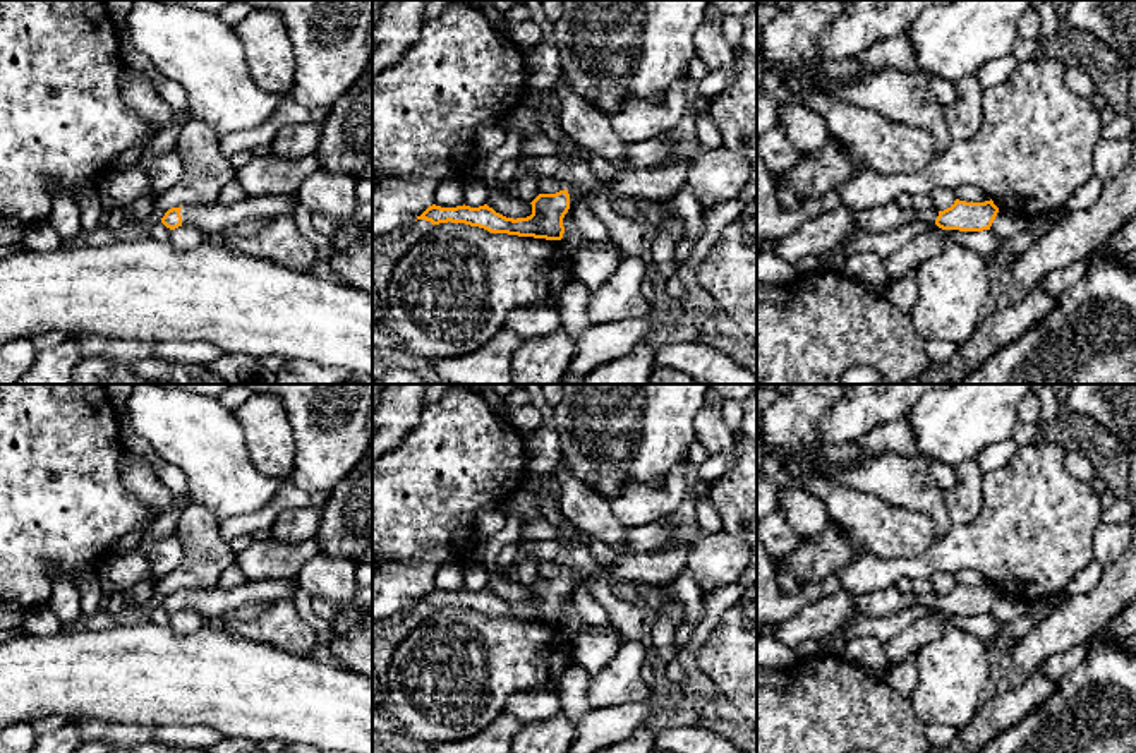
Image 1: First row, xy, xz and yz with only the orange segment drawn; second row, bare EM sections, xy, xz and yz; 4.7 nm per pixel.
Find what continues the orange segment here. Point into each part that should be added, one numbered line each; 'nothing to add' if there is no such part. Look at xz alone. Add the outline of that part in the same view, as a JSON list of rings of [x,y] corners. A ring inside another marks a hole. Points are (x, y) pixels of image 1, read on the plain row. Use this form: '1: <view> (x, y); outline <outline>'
1: xz (658, 568); outline [[[530,470],[523,487],[535,497],[542,516],[563,530],[558,537],[563,540],[563,547],[556,554],[554,563],[563,566],[570,580],[590,575],[607,583],[630,580],[661,588],[673,581],[686,566],[688,544],[692,539],[690,533],[664,551],[628,554],[625,557],[618,557],[611,568],[606,568],[594,557],[589,547],[577,544],[580,532],[566,520],[561,509],[549,497],[544,487],[544,473]]]

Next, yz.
1: yz (888, 601); outline [[[894,585],[870,593],[856,593],[855,609],[843,626],[855,623],[861,616],[891,616],[911,607],[935,607],[939,593],[930,590],[925,595],[901,593]]]

